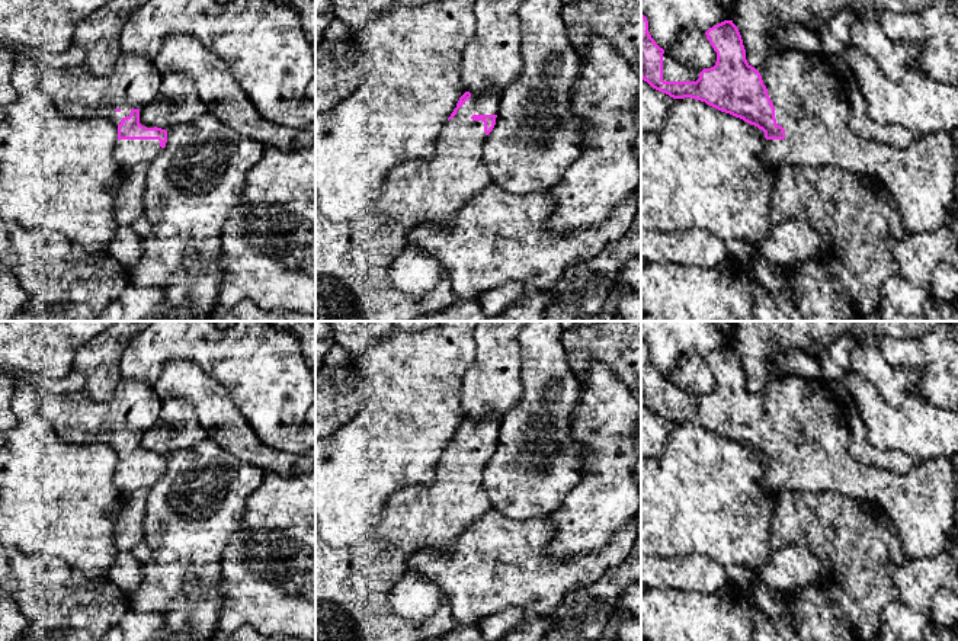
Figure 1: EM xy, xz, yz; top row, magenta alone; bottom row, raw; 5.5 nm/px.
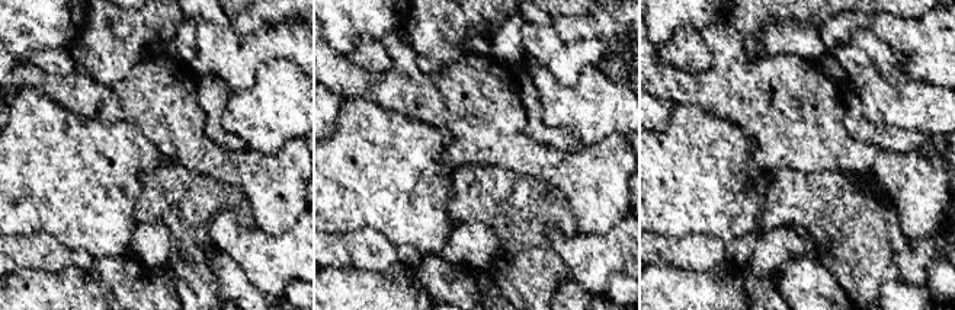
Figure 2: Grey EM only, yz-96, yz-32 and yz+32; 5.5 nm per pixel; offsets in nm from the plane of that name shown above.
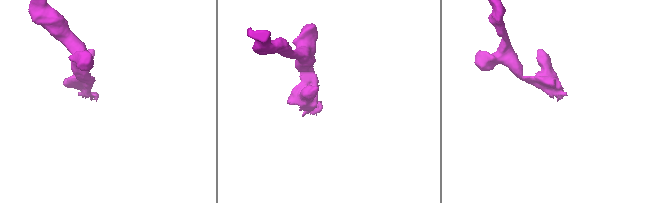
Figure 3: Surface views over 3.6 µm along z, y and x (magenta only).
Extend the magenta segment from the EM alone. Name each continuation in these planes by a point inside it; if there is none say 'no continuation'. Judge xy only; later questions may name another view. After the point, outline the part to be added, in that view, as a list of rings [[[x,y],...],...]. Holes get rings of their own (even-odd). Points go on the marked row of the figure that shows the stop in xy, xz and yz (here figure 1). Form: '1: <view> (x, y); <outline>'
1: xy (134, 82); [[[122,52],[116,60],[112,73],[103,77],[97,77],[92,73],[87,73],[81,67],[54,68],[51,65],[41,65],[39,73],[38,73],[38,86],[36,87],[44,94],[47,94],[49,100],[54,102],[55,108],[64,116],[105,118],[118,126],[122,118],[129,116],[132,109],[138,109],[140,110],[140,124],[147,128],[154,128],[156,125],[148,125],[142,121],[141,113],[142,113],[142,108],[154,102],[160,93],[161,73],[154,67],[153,61],[144,57],[140,57],[140,55]]]

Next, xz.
1: xz (352, 259); [[[496,87],[478,96],[471,94],[456,110],[456,115],[443,125],[433,157],[430,160],[414,158],[390,172],[375,206],[368,214],[352,221],[334,222],[320,212],[315,193],[315,321],[413,321],[423,314],[442,311],[456,301],[446,270],[433,291],[419,301],[398,294],[388,283],[388,269],[397,256],[410,246],[408,233],[411,230],[423,224],[454,219],[456,212],[472,196],[493,185],[490,172],[483,160],[483,147],[487,138],[484,122],[472,121],[471,116],[497,115],[500,97],[502,92]]]

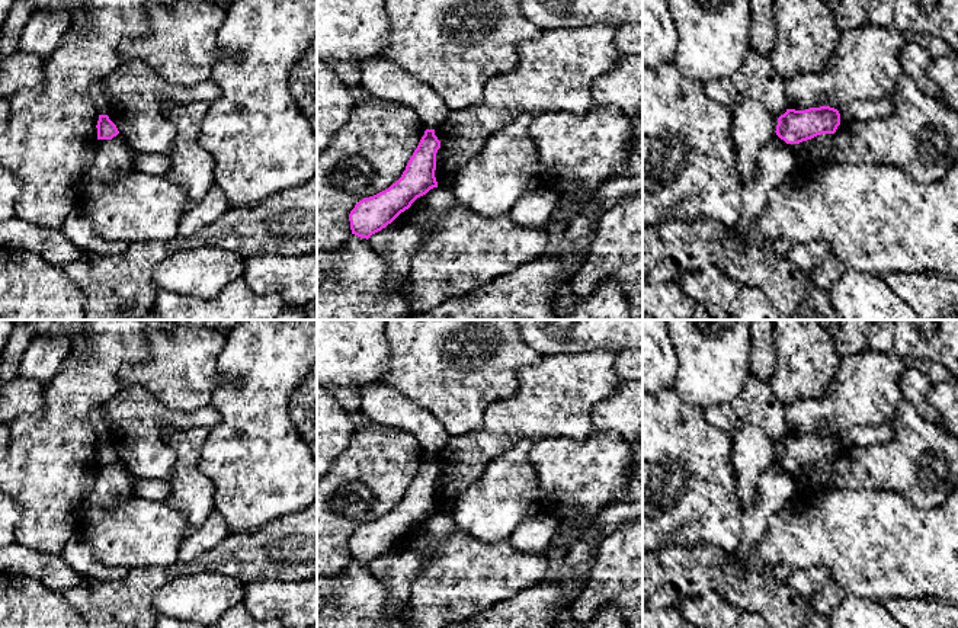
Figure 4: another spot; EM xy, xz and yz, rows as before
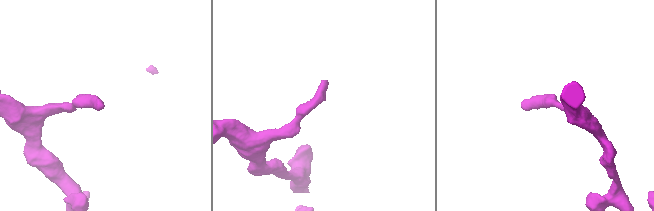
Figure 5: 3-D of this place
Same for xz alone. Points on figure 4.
no continuation

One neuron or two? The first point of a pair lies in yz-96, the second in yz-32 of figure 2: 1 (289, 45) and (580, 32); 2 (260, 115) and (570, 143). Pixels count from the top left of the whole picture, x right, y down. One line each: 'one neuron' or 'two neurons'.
1: two neurons
2: two neurons

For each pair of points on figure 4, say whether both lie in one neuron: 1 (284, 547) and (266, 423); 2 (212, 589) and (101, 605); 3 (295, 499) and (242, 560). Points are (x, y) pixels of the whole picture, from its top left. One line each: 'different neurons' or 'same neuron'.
1: different neurons
2: different neurons
3: different neurons

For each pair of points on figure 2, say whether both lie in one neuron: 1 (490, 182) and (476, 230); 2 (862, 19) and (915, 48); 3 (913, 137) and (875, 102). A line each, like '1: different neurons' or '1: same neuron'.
1: different neurons
2: same neuron
3: different neurons

